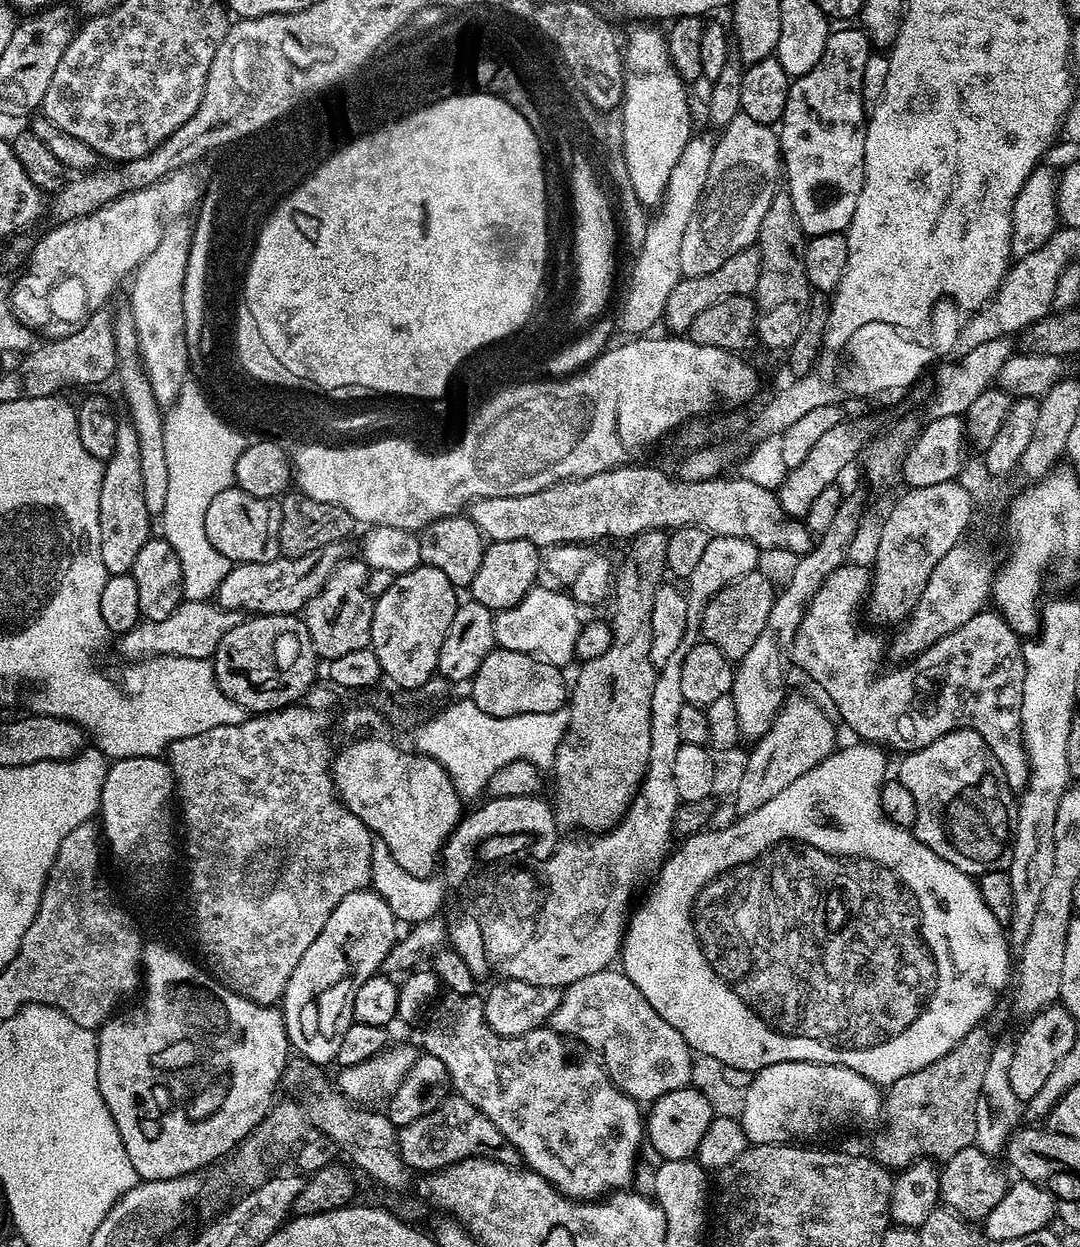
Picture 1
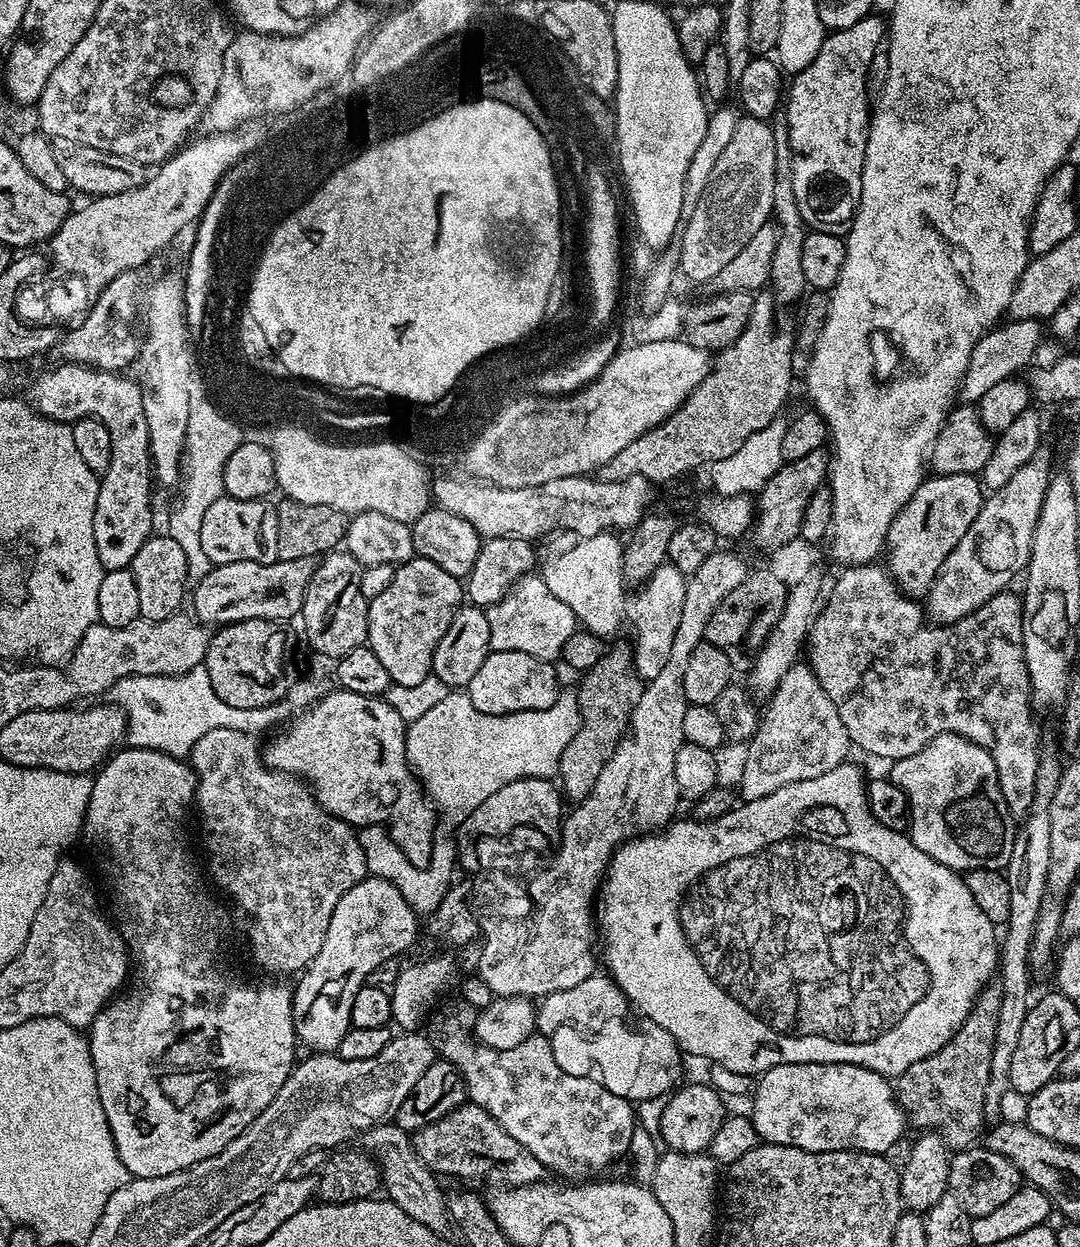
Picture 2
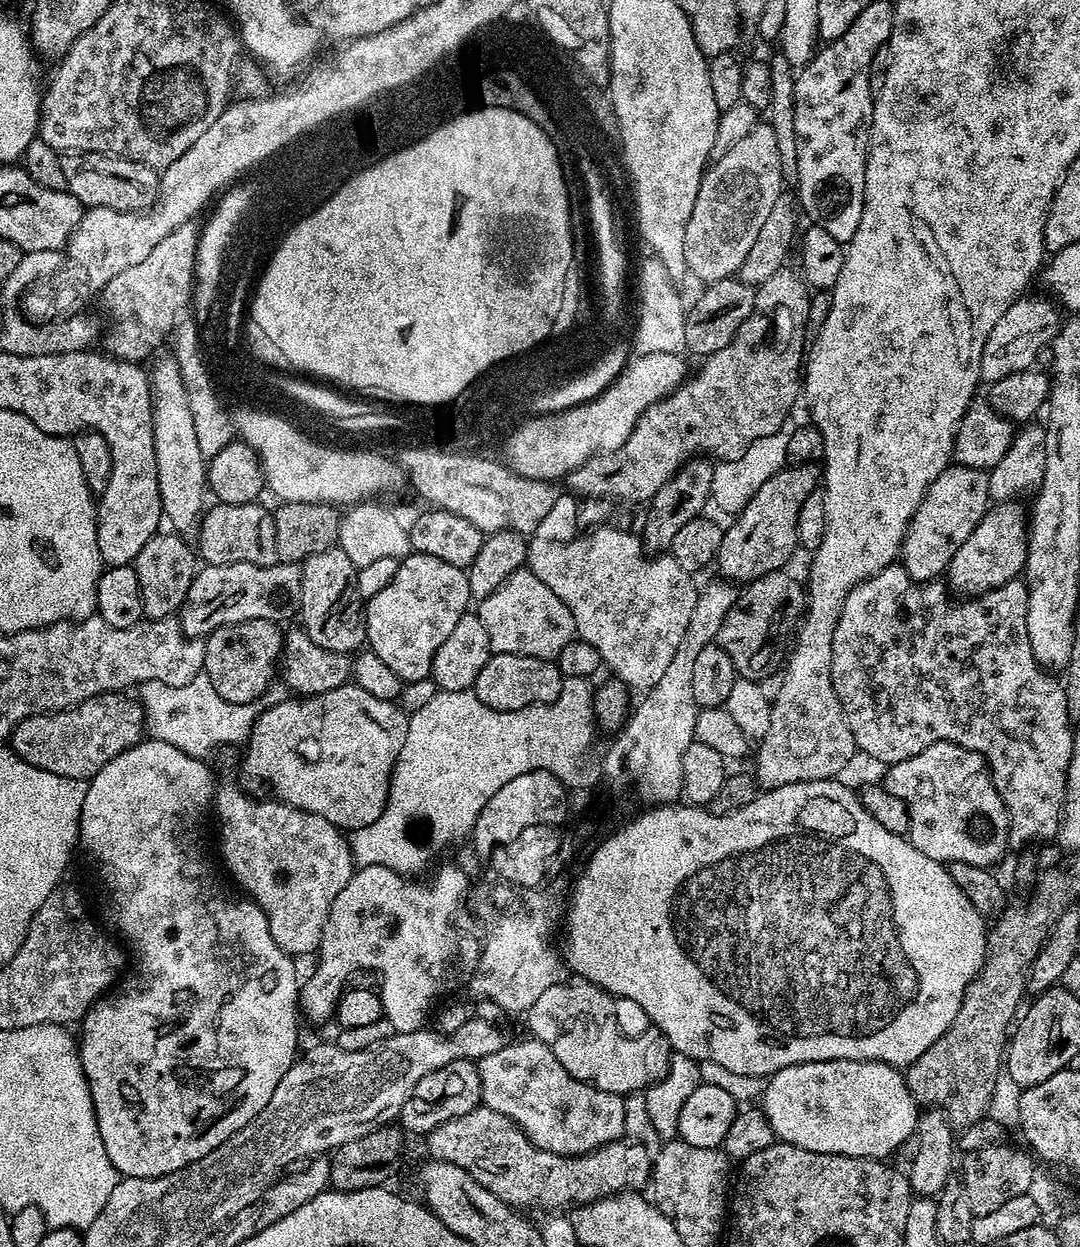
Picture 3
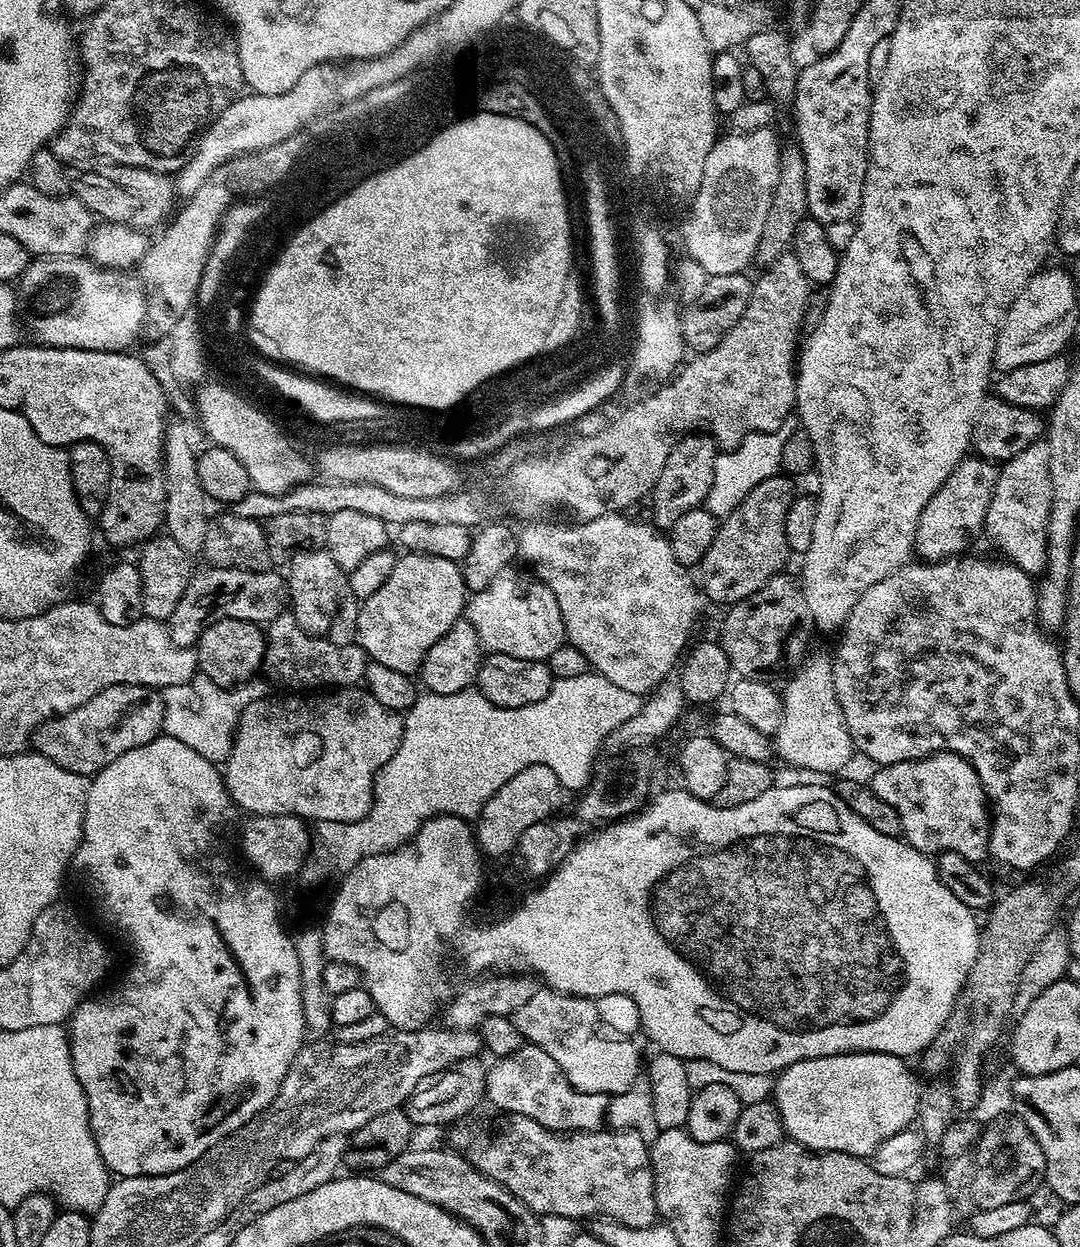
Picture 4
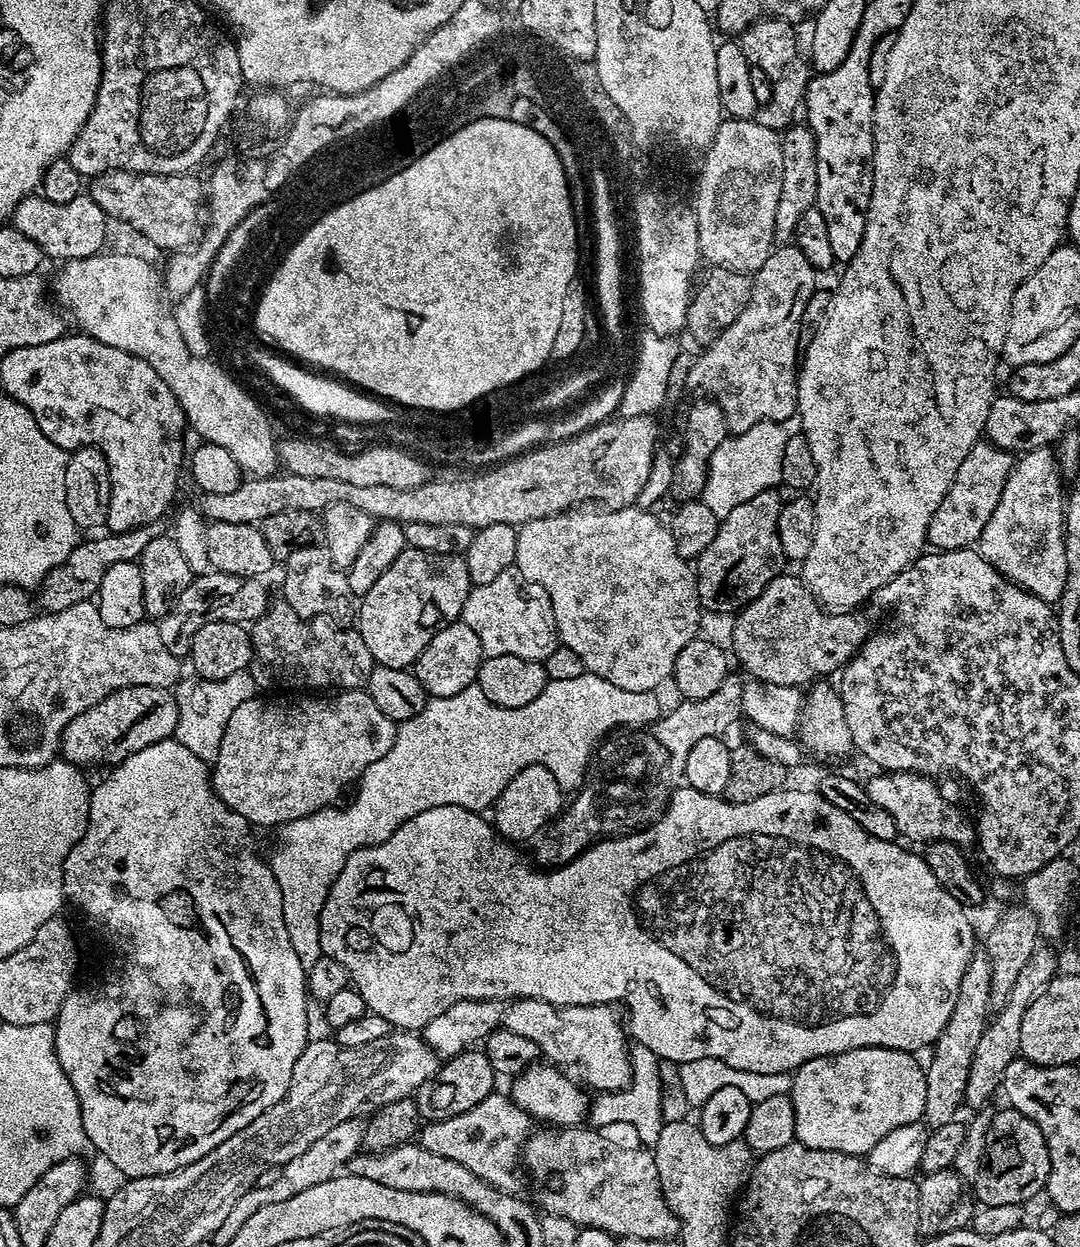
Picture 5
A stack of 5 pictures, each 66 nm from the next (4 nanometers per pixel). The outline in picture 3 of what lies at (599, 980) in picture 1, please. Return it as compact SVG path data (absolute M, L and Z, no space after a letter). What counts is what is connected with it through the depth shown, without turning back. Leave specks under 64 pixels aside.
M575 983L555 984L538 994L538 1002L526 1013L531 1039L552 1045L554 1058L575 1080L607 1092L640 1094L662 1079L674 1055L668 1039L659 1030L627 1036L616 1021L617 1001L612 993L598 984Z

